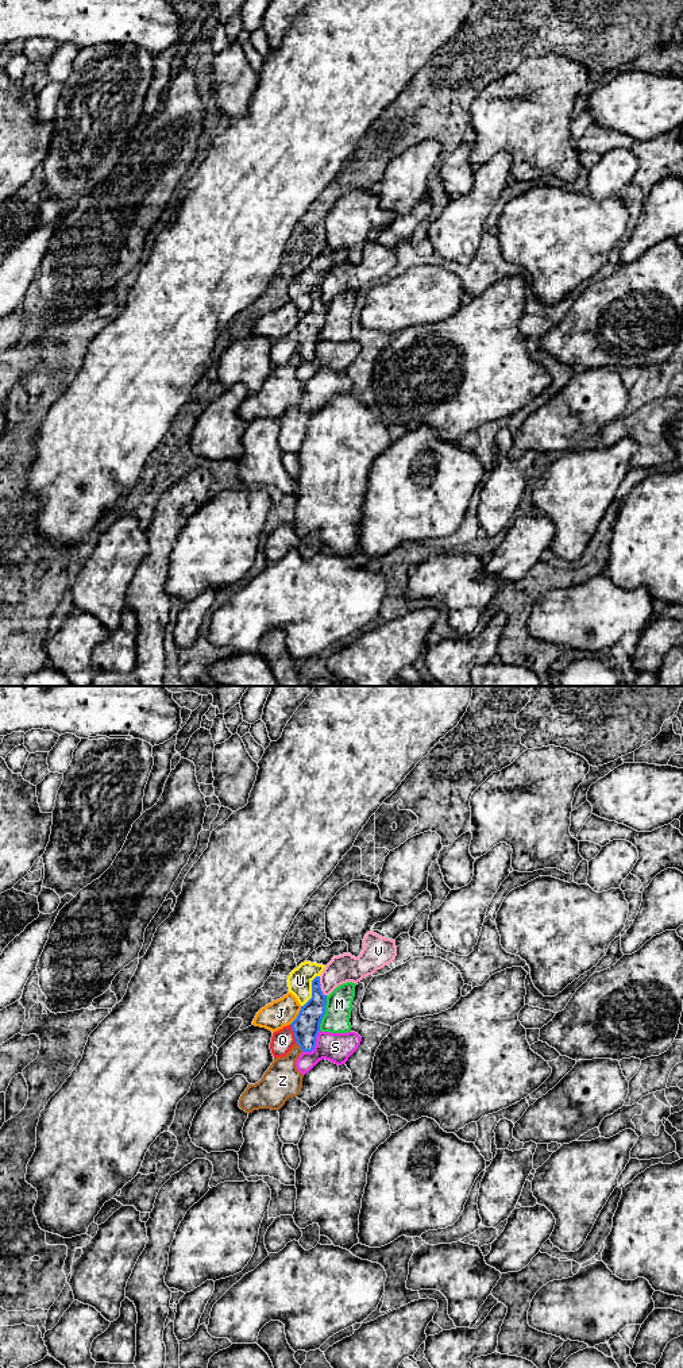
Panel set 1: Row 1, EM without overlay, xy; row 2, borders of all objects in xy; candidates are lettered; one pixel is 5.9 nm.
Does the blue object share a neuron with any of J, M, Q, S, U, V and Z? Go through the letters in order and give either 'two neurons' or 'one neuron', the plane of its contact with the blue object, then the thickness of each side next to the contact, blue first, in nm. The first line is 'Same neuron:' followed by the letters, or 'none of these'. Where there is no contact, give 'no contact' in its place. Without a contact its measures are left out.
Same neuron: Q
J: two neurons | xy | 160/170 nm
M: two neurons | xy | 160/160 nm
Q: one neuron | xy | 160/140 nm
S: two neurons | xy | 160/180 nm
U: two neurons | xy | 160/140 nm
V: two neurons | xy | 150/170 nm
Z: two neurons | xy | 160/220 nm

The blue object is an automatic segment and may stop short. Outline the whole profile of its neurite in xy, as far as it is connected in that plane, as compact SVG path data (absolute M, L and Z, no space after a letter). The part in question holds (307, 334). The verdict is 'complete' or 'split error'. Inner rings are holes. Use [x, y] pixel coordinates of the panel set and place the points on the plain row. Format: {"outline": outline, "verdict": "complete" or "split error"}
{"outline": "M316 285L312 289L312 307L301 315L297 327L273 342L270 358L274 367L286 365L296 352L302 361L315 358L327 313L327 304L323 302L320 294L320 285Z", "verdict": "split error"}

